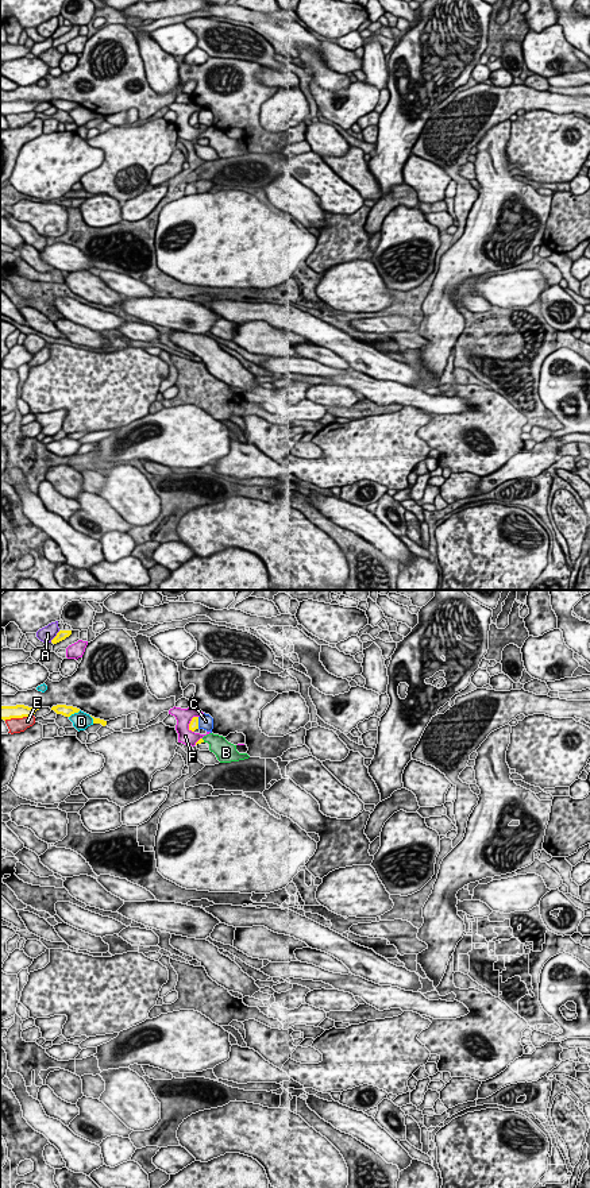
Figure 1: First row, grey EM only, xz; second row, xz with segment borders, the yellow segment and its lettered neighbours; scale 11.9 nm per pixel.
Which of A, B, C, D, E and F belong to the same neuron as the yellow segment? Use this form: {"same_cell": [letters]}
{"same_cell": ["B"]}

